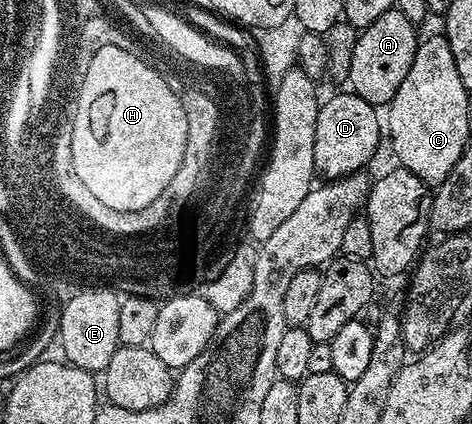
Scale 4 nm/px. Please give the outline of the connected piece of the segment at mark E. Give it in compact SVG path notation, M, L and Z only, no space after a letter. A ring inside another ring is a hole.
M87 293L79 299L63 304L59 320L57 319L57 344L63 347L62 359L74 368L80 368L89 373L104 372L109 366L109 358L121 347L117 334L117 310L120 295L108 296L100 293L98 296Z

